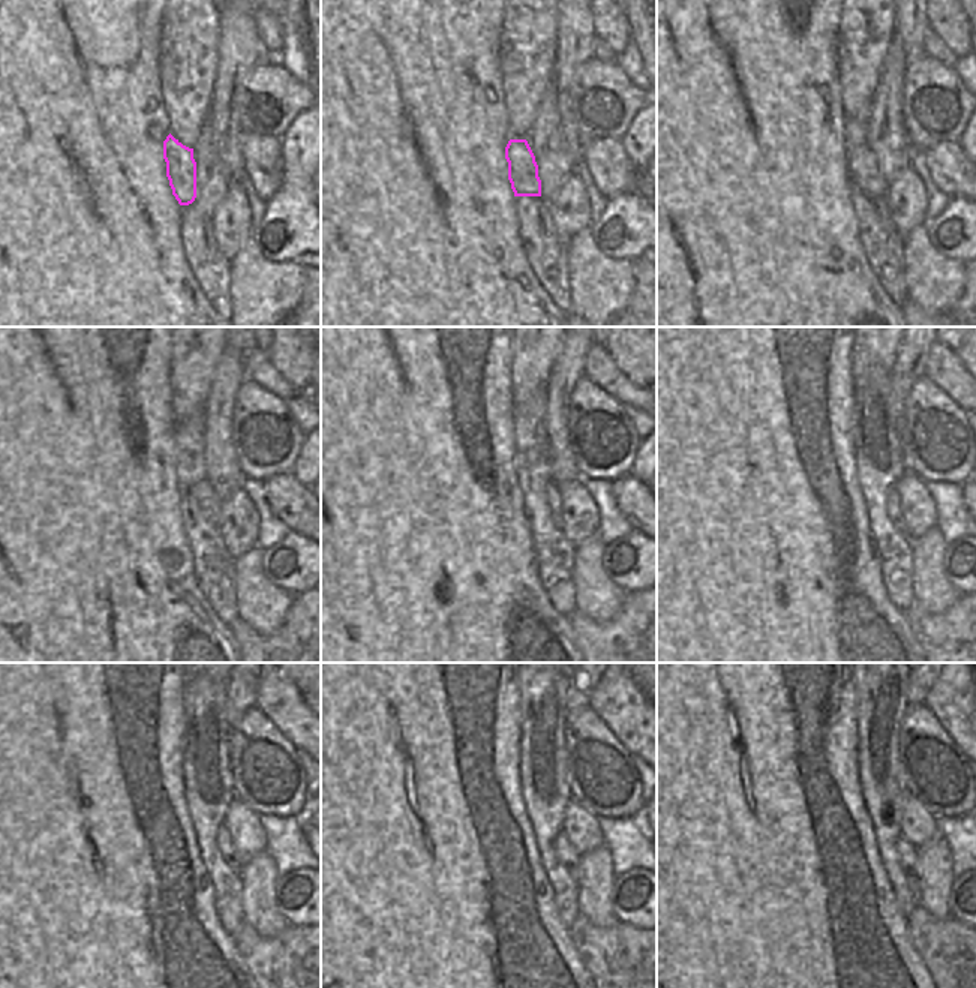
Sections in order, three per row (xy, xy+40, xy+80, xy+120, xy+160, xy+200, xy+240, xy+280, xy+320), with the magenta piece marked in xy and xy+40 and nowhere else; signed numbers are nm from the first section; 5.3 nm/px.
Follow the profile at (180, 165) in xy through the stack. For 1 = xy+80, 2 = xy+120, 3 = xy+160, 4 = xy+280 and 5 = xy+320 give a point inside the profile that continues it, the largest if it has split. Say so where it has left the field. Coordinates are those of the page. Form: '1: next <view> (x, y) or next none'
1: next xy+80 (862, 170)
2: next xy+120 (204, 505)
3: next xy+160 (553, 498)
4: next xy+280 (570, 859)
5: next xy+320 (907, 853)

